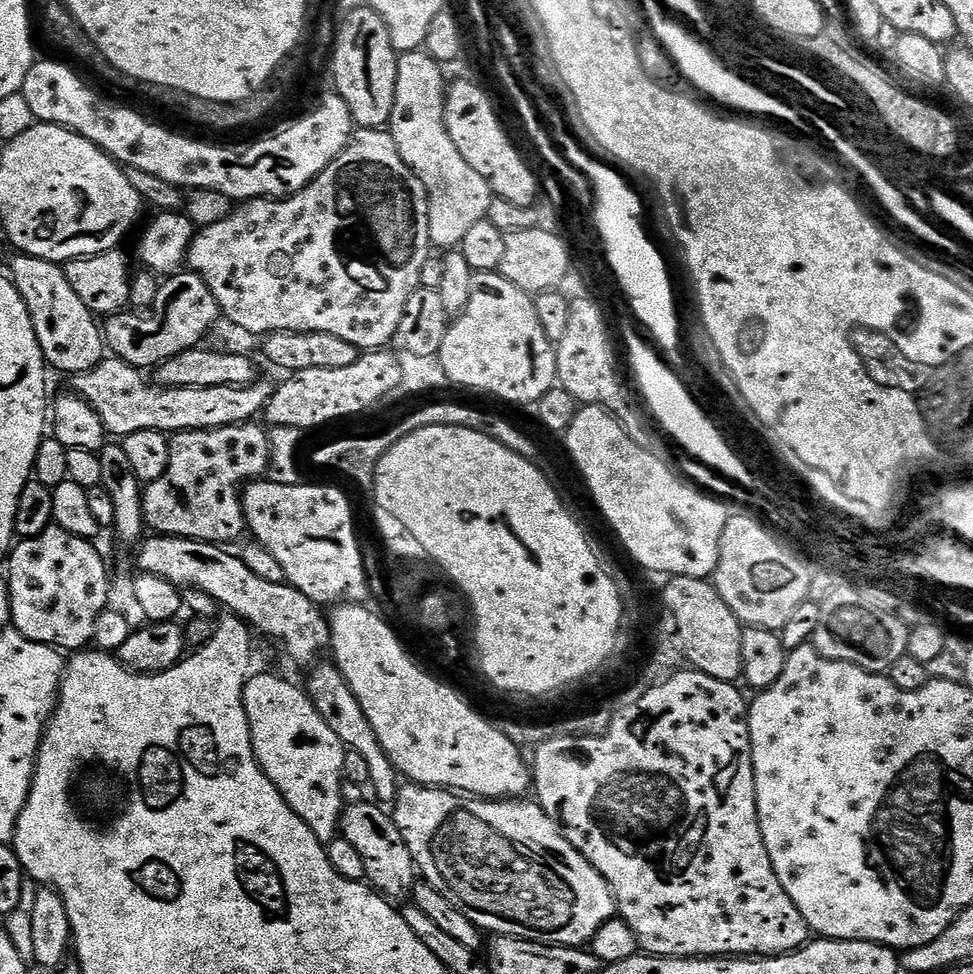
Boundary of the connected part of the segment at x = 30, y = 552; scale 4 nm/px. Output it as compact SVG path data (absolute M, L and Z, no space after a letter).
M55 526L34 538L20 540L6 560L11 627L30 642L42 642L68 654L87 649L93 643L98 616L110 604L108 568L96 546Z

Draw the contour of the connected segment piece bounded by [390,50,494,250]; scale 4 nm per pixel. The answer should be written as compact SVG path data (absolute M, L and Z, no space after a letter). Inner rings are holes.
M421 50L401 52L396 61L398 78L394 90L394 110L390 121L390 131L402 154L402 162L422 182L428 195L428 217L430 218L430 238L438 249L459 249L462 238L477 222L486 219L492 210L492 188L458 154L458 146L450 139L444 117L446 95L445 69L439 62Z

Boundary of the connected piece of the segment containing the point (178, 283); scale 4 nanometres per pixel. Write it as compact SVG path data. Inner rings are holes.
M181 270L160 284L158 298L154 298L147 314L125 310L107 317L102 324L104 343L115 359L125 360L130 366L141 370L152 370L174 358L174 354L182 354L182 350L197 347L203 341L200 339L221 316L218 302L214 294L210 294L204 279L194 271Z

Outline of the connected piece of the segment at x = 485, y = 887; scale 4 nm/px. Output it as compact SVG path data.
M408 782L401 787L400 793L396 795L394 819L414 858L419 875L430 886L434 886L434 890L438 890L438 894L442 894L442 898L446 898L446 902L450 902L450 906L458 906L458 910L462 910L462 914L466 914L466 918L470 918L470 922L474 922L477 928L485 933L498 936L517 936L539 944L559 944L561 948L580 948L591 942L594 934L607 920L613 919L617 915L616 899L612 896L606 878L602 878L602 874L598 874L598 870L594 870L594 866L590 866L590 862L586 862L584 855L578 850L574 850L574 846L570 846L559 823L553 817L548 816L543 808L531 799L477 798L471 794L461 794L447 788L434 788Z

